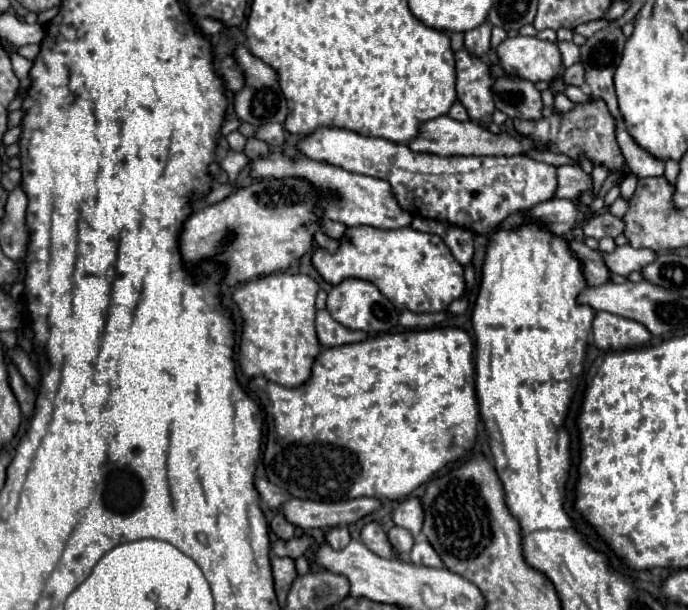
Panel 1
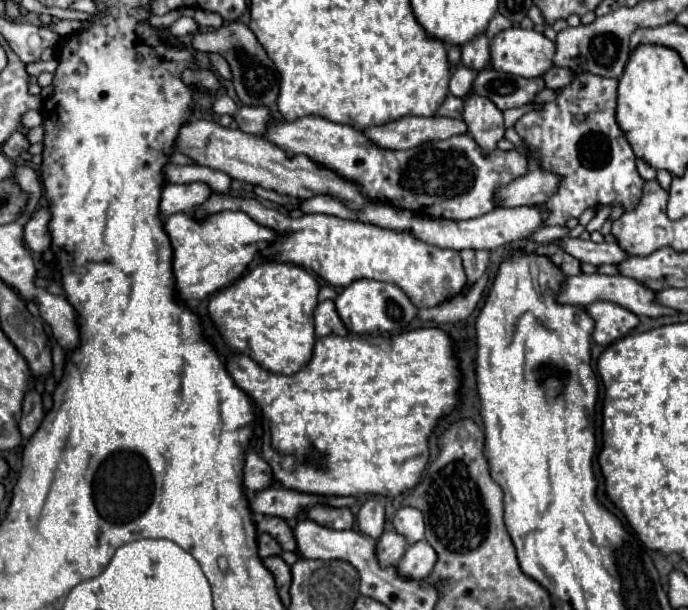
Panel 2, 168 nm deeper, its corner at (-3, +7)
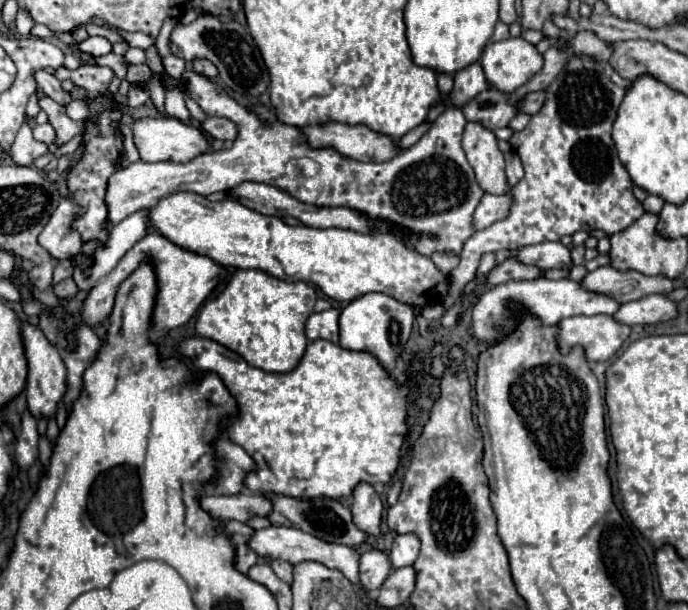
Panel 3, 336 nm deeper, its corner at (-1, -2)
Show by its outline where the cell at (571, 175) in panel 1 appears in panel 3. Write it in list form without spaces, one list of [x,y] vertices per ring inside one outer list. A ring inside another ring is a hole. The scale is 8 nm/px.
[[[485,193],[483,199],[479,201],[475,215],[473,215],[473,225],[477,231],[491,227],[495,221],[501,221],[509,215],[509,209],[513,205],[513,197],[509,193],[503,195],[491,195]]]

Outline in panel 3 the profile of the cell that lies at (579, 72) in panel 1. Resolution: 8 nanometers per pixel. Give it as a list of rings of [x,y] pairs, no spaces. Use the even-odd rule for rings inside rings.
[[[535,91],[535,93],[529,93],[529,95],[521,101],[519,111],[529,113],[529,115],[535,115],[535,113],[541,109],[541,105],[545,103],[545,97],[547,97],[547,93],[545,93],[545,91]]]

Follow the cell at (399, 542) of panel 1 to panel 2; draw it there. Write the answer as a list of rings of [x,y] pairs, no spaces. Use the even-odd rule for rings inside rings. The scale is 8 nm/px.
[[[383,532],[377,540],[377,548],[375,548],[375,554],[377,554],[377,560],[381,564],[381,568],[389,568],[389,566],[395,566],[403,554],[405,554],[405,548],[407,548],[407,542],[401,534],[397,532]]]

